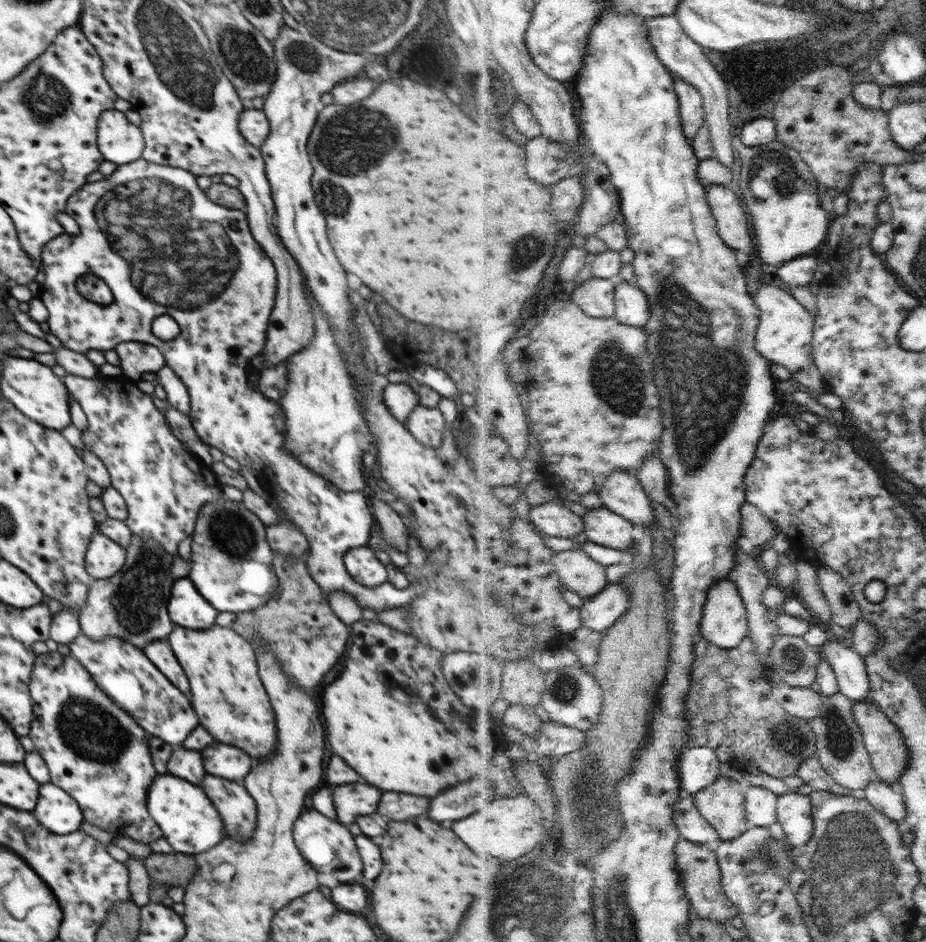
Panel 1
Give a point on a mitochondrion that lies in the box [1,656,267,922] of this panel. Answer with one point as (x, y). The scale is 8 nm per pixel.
(88, 730)

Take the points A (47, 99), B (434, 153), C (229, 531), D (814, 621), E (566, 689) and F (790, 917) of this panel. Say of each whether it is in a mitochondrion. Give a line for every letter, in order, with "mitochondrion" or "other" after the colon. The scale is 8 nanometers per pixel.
A: mitochondrion
B: other
C: mitochondrion
D: other
E: mitochondrion
F: mitochondrion

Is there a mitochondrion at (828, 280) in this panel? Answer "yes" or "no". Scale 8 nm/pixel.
no

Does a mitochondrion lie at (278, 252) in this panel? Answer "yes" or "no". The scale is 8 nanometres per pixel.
no

